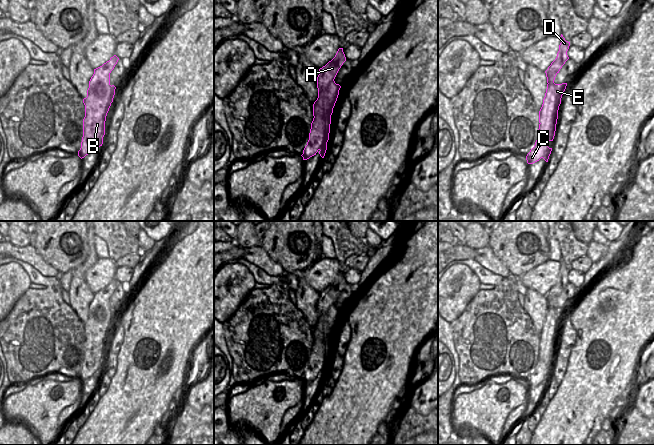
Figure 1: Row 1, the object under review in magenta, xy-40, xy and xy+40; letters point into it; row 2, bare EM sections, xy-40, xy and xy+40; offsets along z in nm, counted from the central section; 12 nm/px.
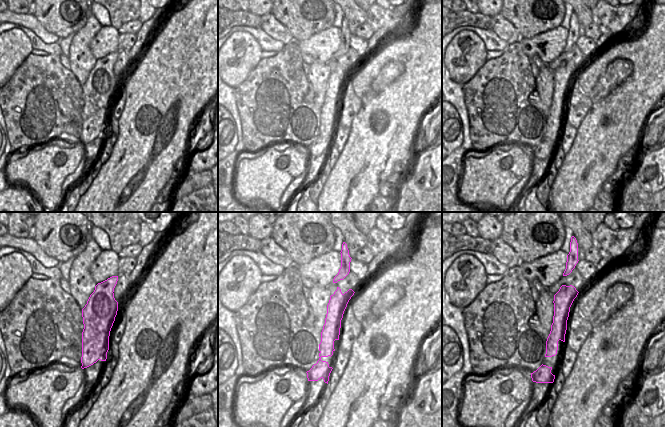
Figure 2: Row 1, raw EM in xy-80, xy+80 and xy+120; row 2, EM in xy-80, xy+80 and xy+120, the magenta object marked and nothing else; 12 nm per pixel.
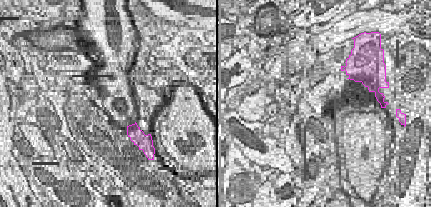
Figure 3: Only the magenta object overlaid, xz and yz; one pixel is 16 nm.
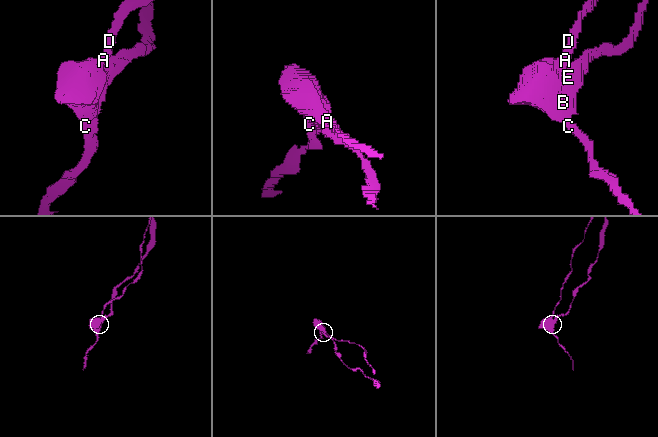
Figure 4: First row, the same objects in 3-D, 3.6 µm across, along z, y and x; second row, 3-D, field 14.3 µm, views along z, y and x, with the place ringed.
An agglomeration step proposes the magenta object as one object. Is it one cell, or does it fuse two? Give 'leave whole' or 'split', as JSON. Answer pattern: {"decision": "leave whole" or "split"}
{"decision": "split"}

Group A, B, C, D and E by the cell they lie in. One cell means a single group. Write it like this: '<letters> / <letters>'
A B C D / E

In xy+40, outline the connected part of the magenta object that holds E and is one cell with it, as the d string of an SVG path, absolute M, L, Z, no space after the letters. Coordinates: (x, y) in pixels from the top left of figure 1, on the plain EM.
M567 307L547 308L545 321L539 335L539 347L542 349L542 358L546 365L553 365L558 343L558 334L562 319Z

